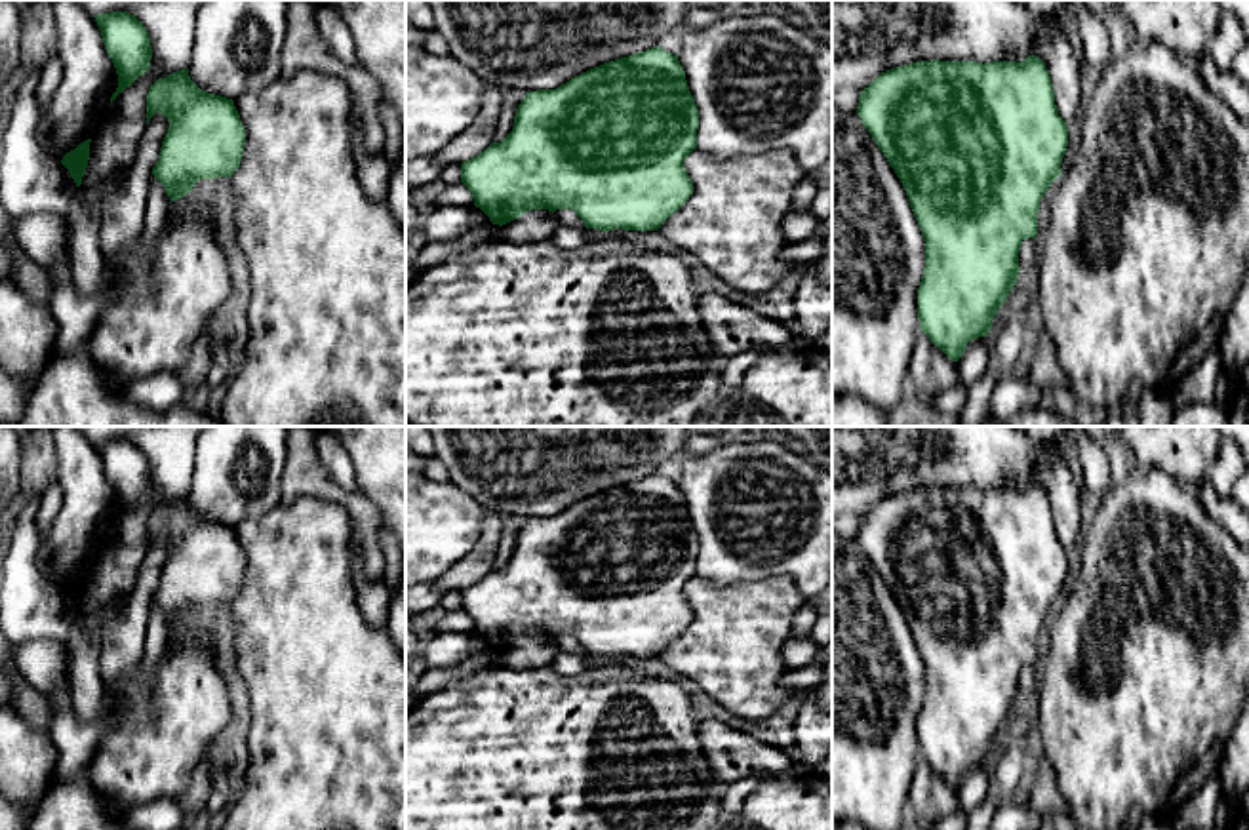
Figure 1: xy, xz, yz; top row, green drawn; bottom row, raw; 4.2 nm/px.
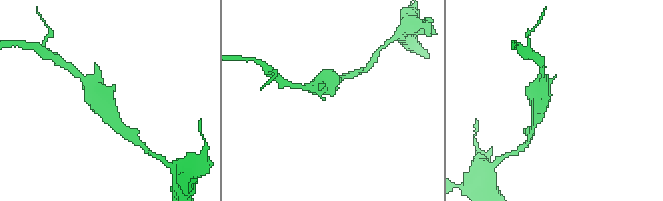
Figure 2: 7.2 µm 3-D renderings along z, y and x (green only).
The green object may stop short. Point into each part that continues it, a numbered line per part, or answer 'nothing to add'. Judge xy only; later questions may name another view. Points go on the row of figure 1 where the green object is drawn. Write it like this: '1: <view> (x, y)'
nothing to add

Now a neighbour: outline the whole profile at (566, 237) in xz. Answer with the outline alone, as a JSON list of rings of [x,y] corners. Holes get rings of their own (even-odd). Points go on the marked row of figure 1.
[[[562,225],[554,232],[552,242],[564,249],[577,249],[586,242],[585,230],[586,230],[586,227],[565,227],[565,225]]]

